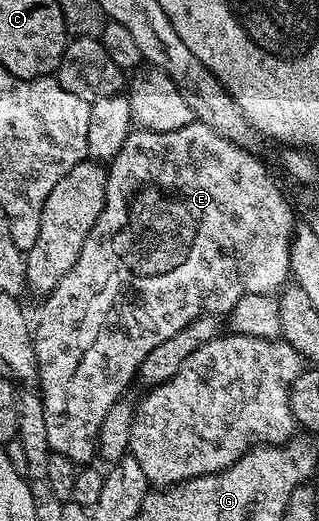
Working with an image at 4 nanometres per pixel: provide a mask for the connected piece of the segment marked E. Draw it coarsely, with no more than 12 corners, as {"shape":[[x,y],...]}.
{"shape":[[193,121],[133,129],[34,323],[51,451],[152,349],[289,278],[292,207]]}

